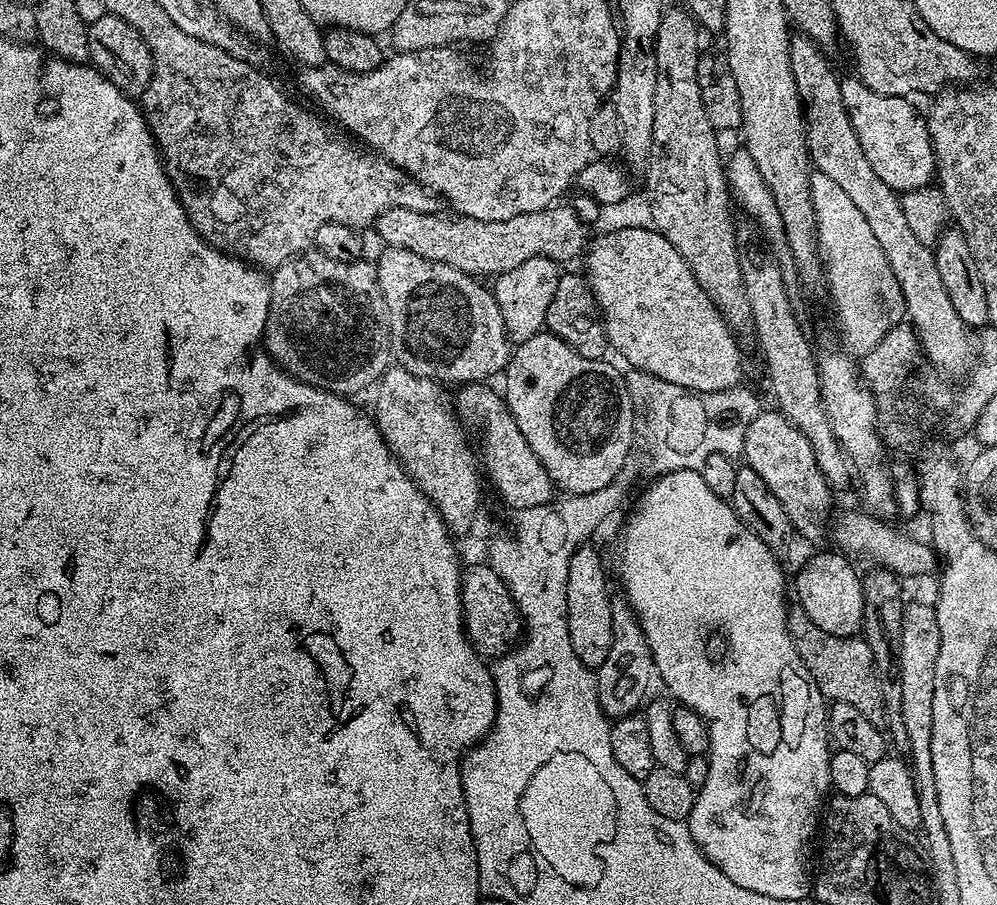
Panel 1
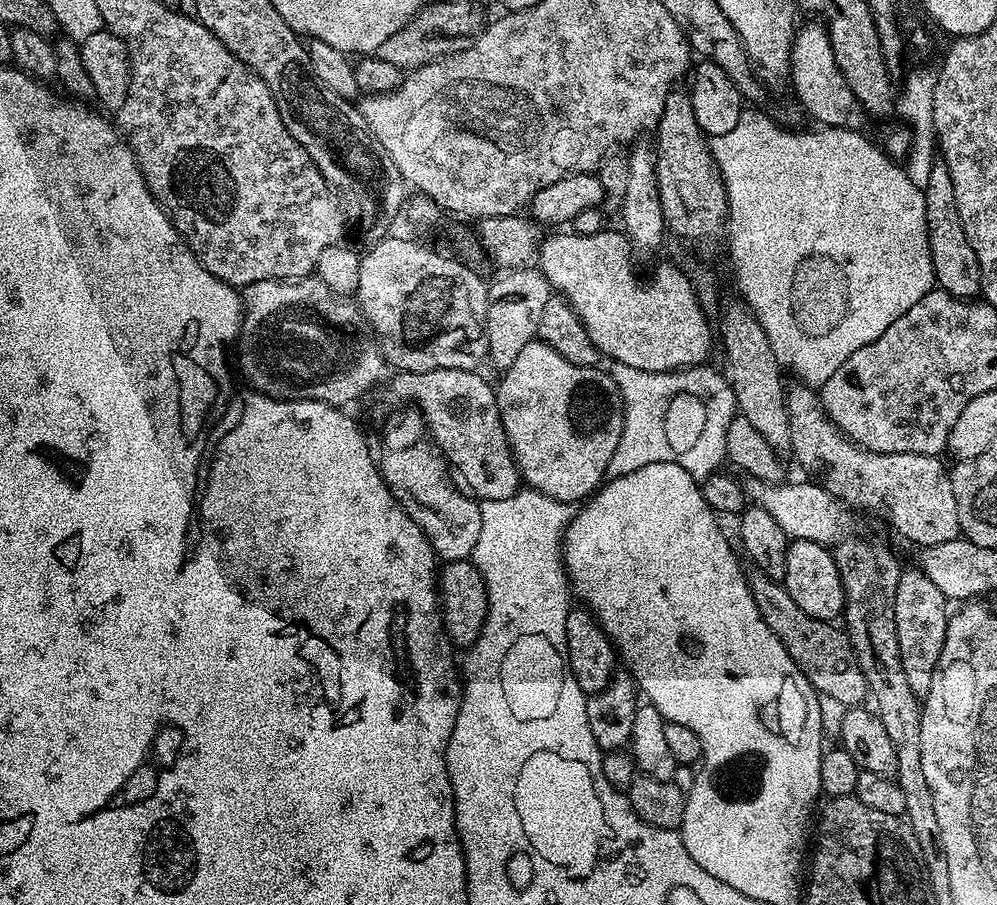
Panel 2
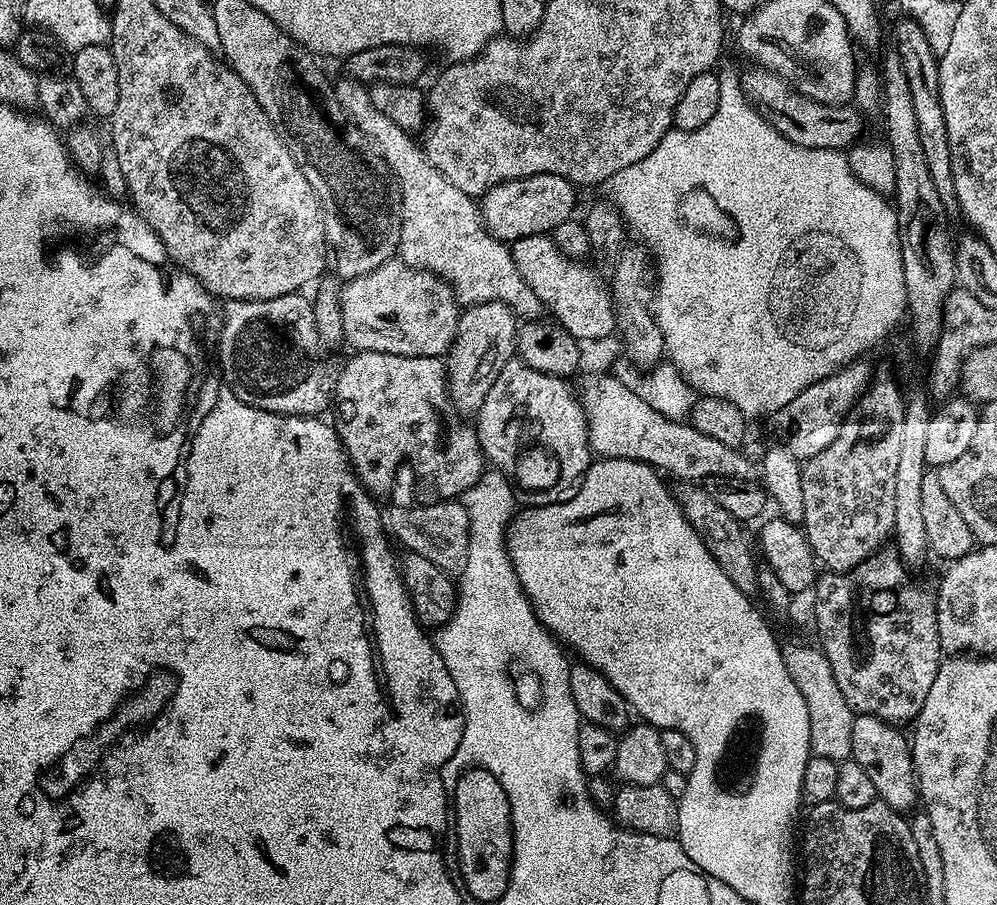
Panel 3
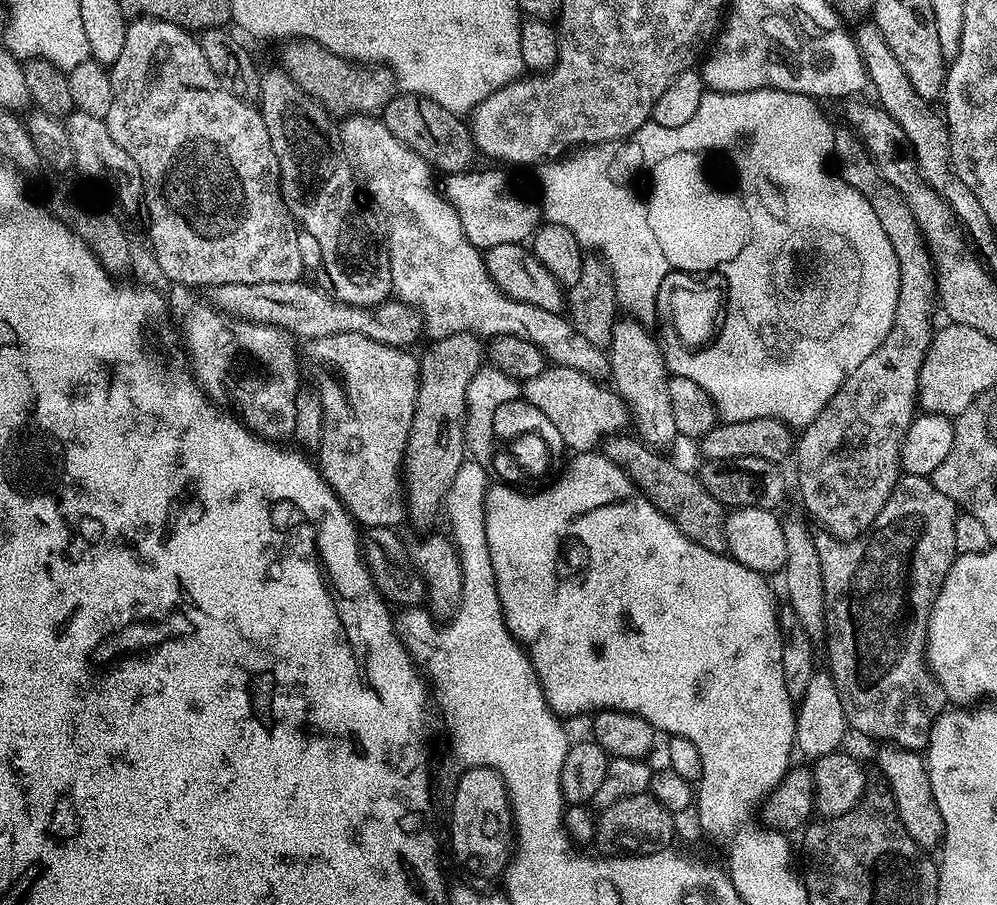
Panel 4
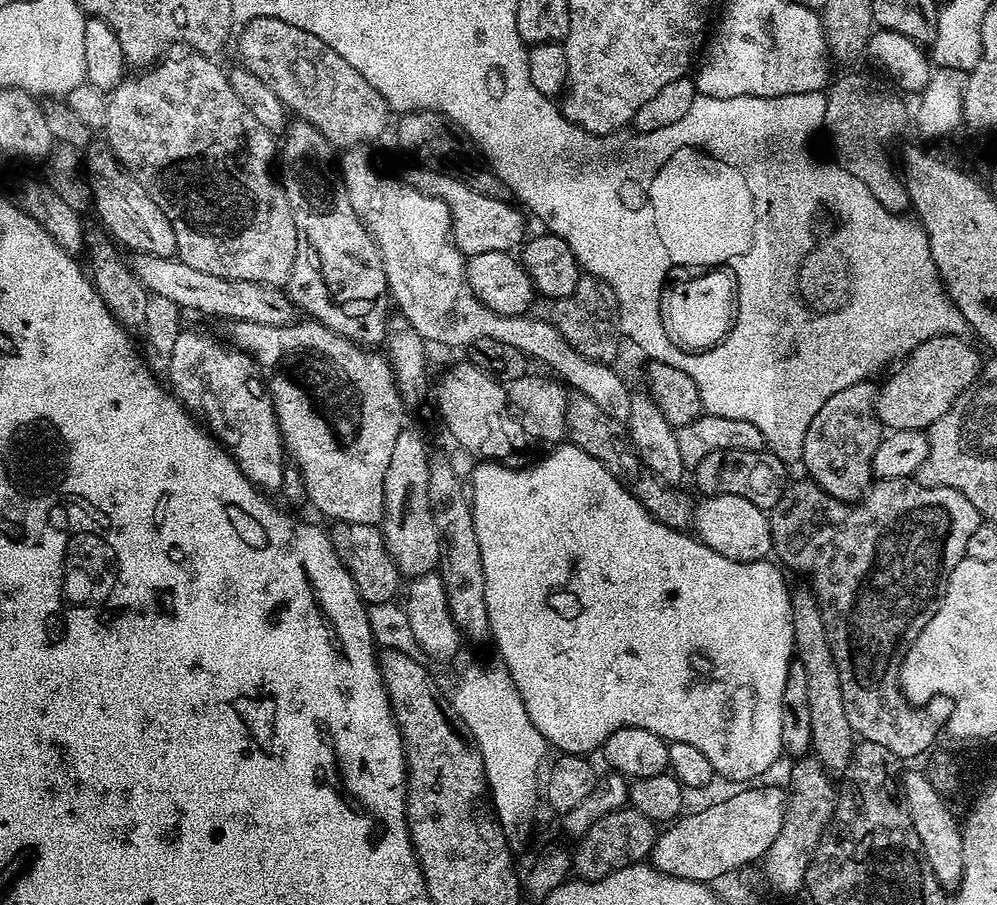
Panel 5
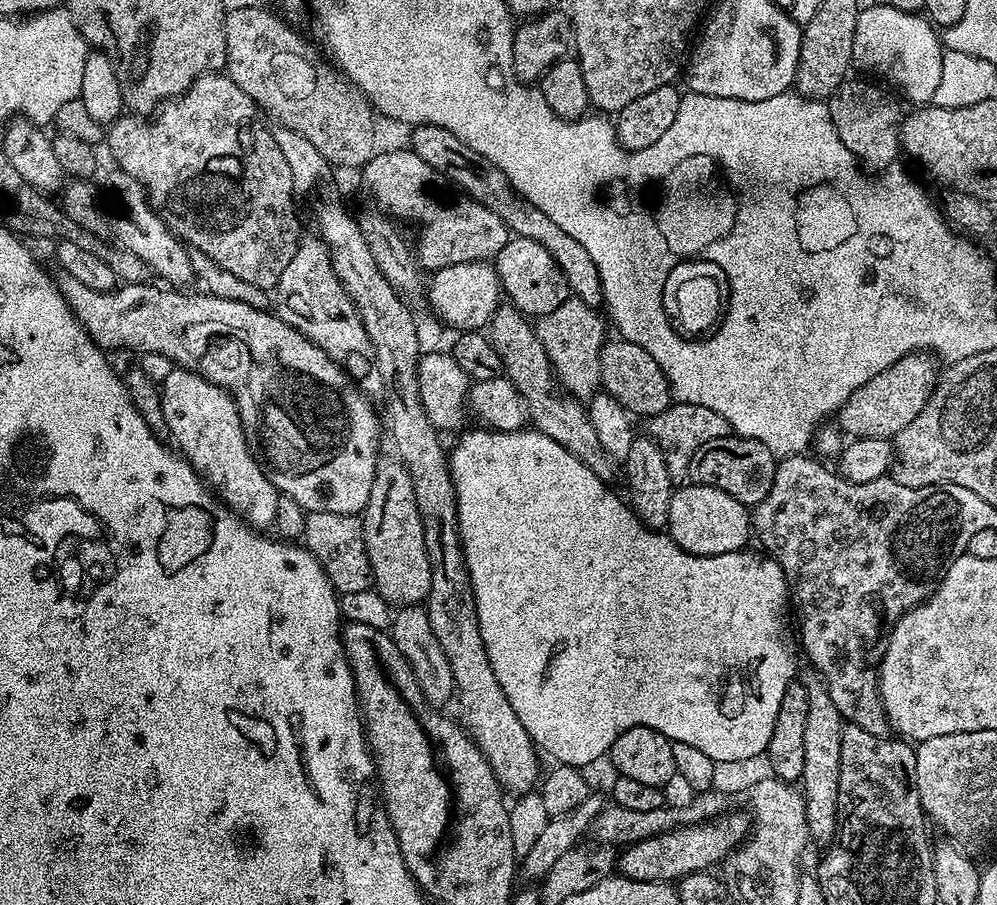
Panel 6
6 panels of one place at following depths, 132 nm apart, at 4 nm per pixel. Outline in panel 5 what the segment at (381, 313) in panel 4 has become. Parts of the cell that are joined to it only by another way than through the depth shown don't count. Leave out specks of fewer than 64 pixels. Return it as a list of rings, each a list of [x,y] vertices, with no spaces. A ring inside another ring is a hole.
[[[135,251],[129,257],[129,268],[150,294],[168,298],[182,310],[196,310],[208,316],[221,316],[224,322],[262,322],[262,326],[282,326],[297,319],[298,309],[287,291],[270,284],[242,282],[203,273],[187,266],[177,257],[166,257]]]

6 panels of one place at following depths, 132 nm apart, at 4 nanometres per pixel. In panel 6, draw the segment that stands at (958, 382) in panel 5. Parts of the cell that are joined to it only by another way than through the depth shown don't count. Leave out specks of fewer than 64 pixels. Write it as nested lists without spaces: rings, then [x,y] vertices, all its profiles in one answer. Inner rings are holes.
[[[912,352],[903,356],[894,366],[882,370],[882,374],[874,374],[866,386],[858,386],[850,398],[841,406],[838,413],[838,427],[845,437],[861,440],[862,438],[882,438],[888,440],[894,438],[918,414],[922,414],[922,408],[930,398],[930,394],[936,388],[938,379],[938,360],[935,355],[927,352]]]

